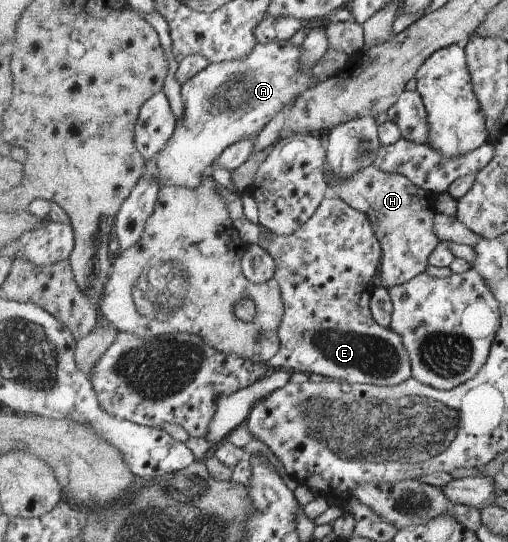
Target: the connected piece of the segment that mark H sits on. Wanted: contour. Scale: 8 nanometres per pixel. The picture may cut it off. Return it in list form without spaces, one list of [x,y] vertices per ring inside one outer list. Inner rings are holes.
[[[372,166],[362,169],[350,180],[343,182],[337,180],[330,170],[326,173],[329,183],[331,183],[331,194],[345,200],[357,211],[363,212],[370,217],[372,228],[376,231],[377,237],[384,244],[385,252],[380,263],[380,278],[382,286],[390,289],[398,285],[403,285],[411,281],[414,277],[421,275],[427,269],[429,256],[437,249],[440,244],[439,236],[436,232],[436,205],[438,193],[419,187],[412,179],[399,172],[386,172],[379,166]],[[409,239],[409,253],[393,253],[403,249],[403,243]]]

